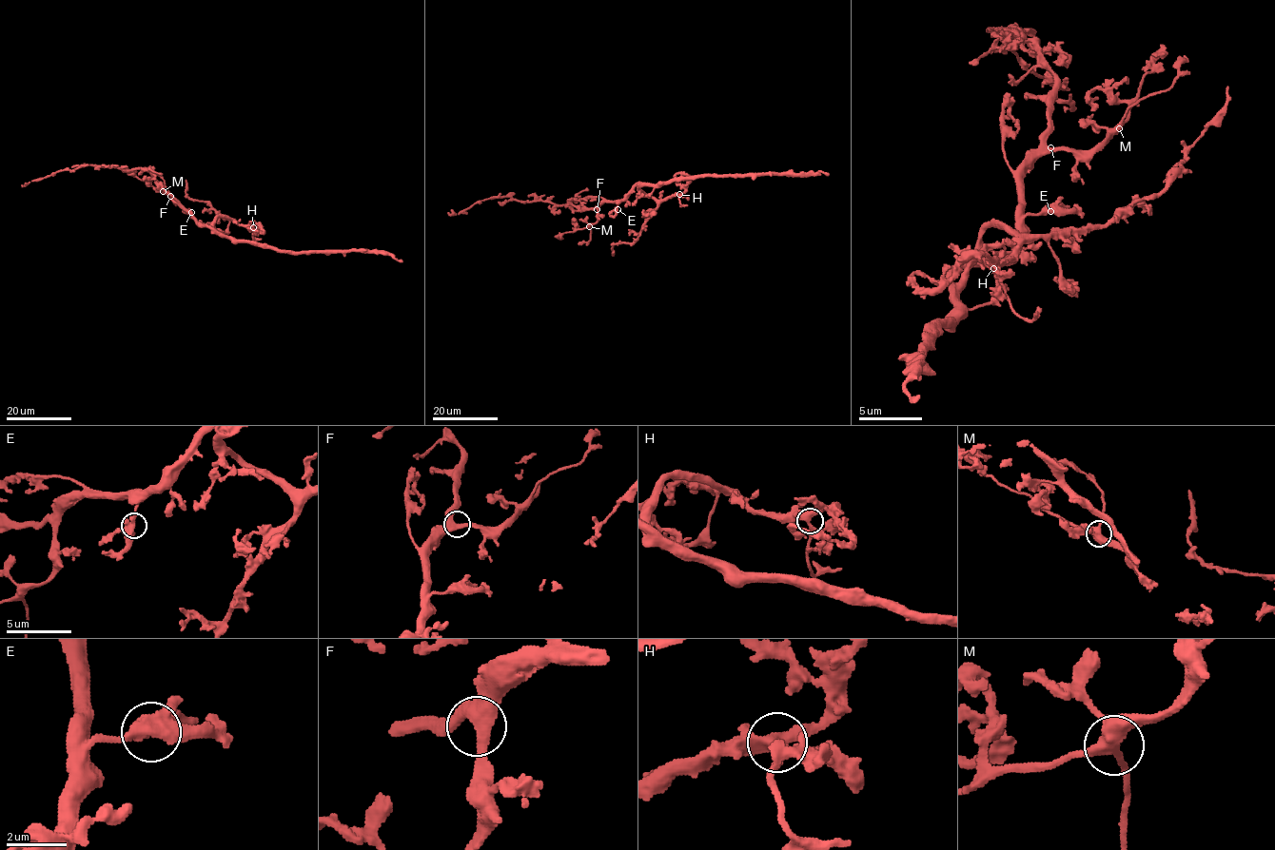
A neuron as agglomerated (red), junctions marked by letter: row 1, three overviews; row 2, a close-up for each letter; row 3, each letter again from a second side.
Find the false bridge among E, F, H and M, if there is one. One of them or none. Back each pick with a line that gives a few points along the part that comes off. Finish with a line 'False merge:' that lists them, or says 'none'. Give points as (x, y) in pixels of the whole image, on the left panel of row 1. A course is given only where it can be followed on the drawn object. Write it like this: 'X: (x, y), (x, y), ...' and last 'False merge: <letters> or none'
False merge: none

